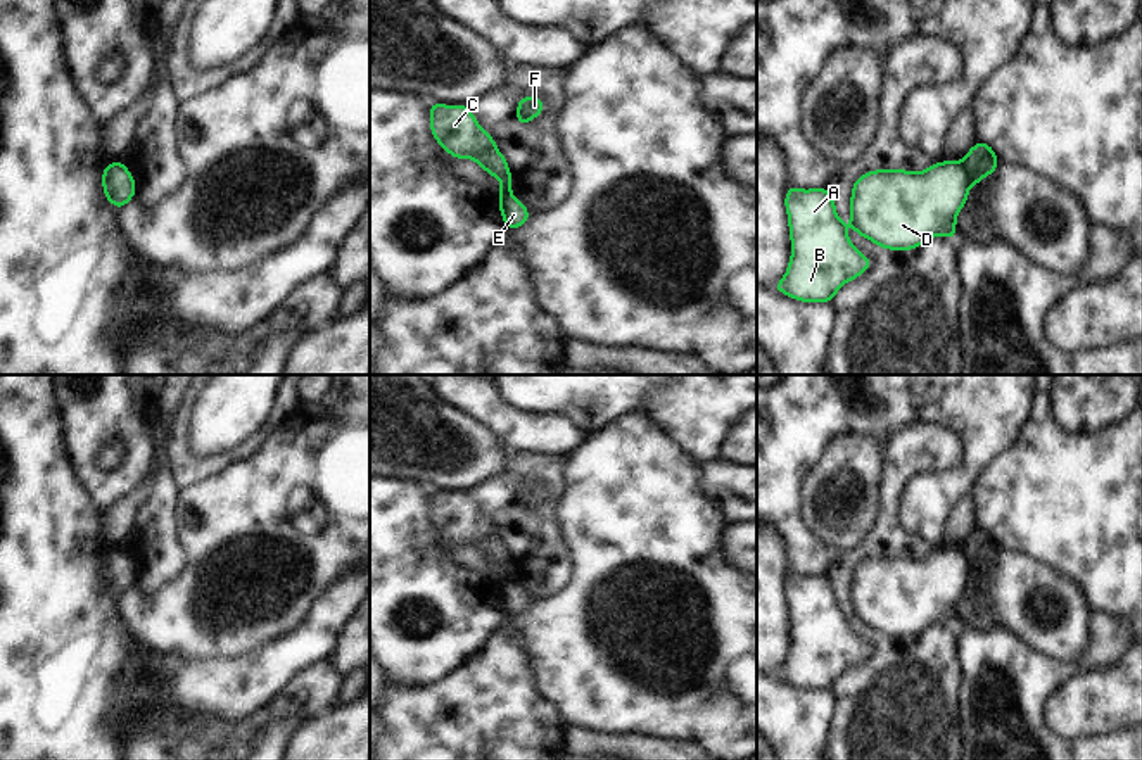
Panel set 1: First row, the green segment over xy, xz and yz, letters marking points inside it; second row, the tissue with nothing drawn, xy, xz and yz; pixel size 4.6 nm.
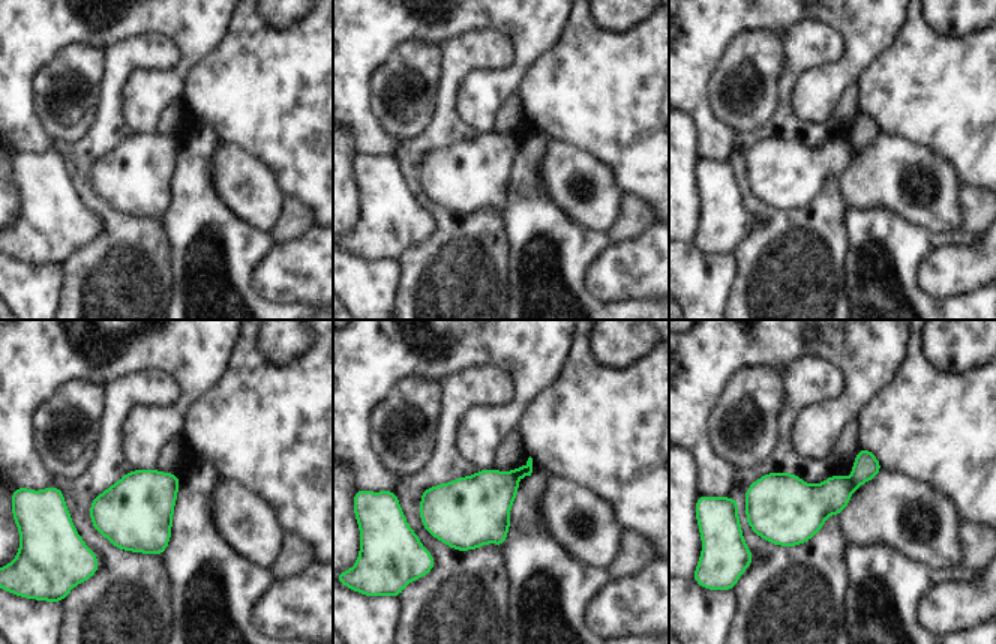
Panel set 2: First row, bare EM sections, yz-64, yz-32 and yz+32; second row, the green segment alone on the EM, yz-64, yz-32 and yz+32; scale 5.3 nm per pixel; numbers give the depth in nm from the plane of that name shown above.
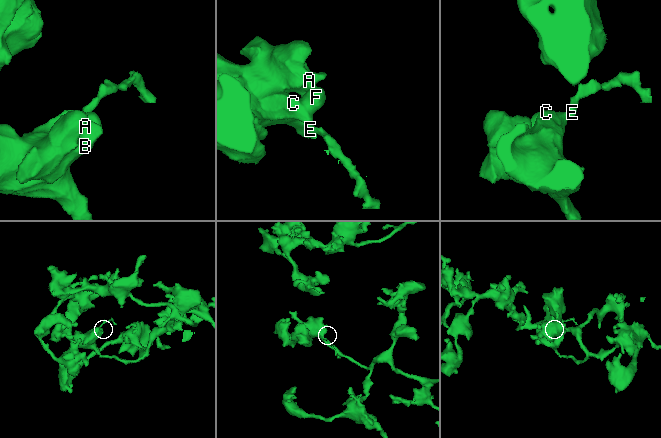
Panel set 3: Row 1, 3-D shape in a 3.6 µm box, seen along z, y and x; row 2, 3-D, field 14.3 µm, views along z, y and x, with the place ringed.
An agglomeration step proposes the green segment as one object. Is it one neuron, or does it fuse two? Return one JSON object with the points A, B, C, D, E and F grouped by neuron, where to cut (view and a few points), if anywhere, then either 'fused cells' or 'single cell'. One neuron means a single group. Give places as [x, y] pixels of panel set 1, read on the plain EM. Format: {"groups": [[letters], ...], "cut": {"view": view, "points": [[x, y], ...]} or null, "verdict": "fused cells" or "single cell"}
{"groups": [["A", "B", "C", "D", "F"], ["E"]], "cut": {"view": "yz", "points": [[959, 548], [973, 570]]}, "verdict": "fused cells"}

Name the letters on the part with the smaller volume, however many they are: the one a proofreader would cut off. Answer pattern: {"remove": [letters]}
{"remove": ["E"]}

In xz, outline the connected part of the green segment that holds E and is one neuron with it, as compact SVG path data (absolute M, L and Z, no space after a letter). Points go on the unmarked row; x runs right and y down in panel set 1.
M510 579L499 587L499 601L506 611L506 617L518 617L527 610L530 598Z

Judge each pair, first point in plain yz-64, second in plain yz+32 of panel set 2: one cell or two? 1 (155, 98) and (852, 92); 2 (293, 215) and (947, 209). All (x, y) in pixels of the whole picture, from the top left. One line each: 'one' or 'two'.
1: two
2: two

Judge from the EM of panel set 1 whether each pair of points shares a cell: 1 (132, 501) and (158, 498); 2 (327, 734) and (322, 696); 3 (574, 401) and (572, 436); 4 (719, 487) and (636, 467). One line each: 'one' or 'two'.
1: two
2: two
3: two
4: two

